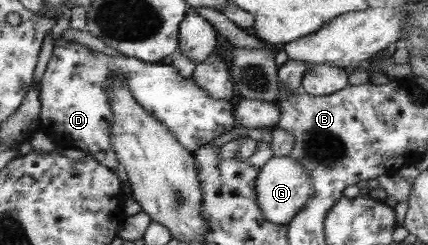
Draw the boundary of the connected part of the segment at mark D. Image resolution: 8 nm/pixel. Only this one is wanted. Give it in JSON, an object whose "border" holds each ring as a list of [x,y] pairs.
{"border":[[[60,37],[54,42],[53,55],[38,89],[41,101],[38,119],[40,135],[45,137],[51,146],[81,149],[101,165],[115,170],[119,162],[112,148],[110,121],[113,112],[108,99],[108,85],[113,78],[125,80],[135,101],[147,113],[160,119],[179,143],[191,153],[197,147],[209,144],[215,137],[229,133],[237,126],[232,114],[234,101],[239,99],[236,94],[229,101],[217,99],[197,85],[193,76],[183,77],[171,64],[147,63],[129,56],[109,56]]]}

